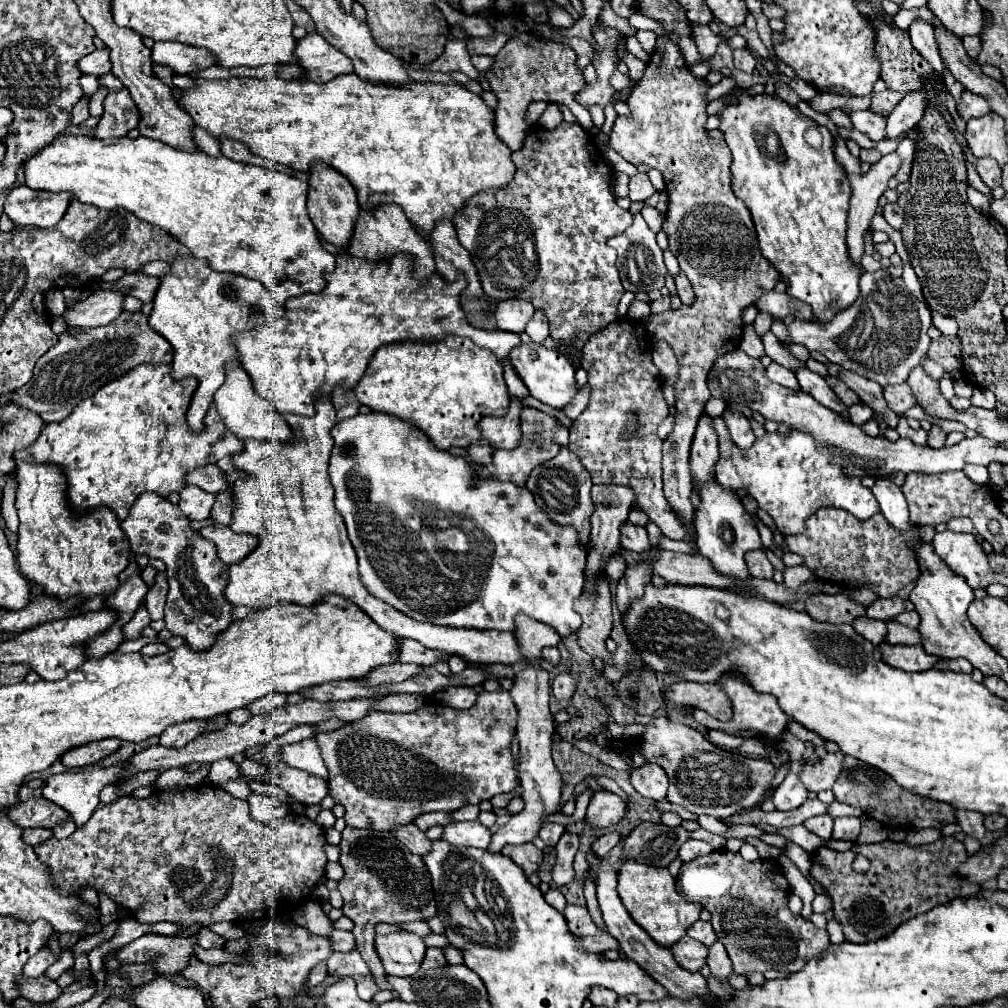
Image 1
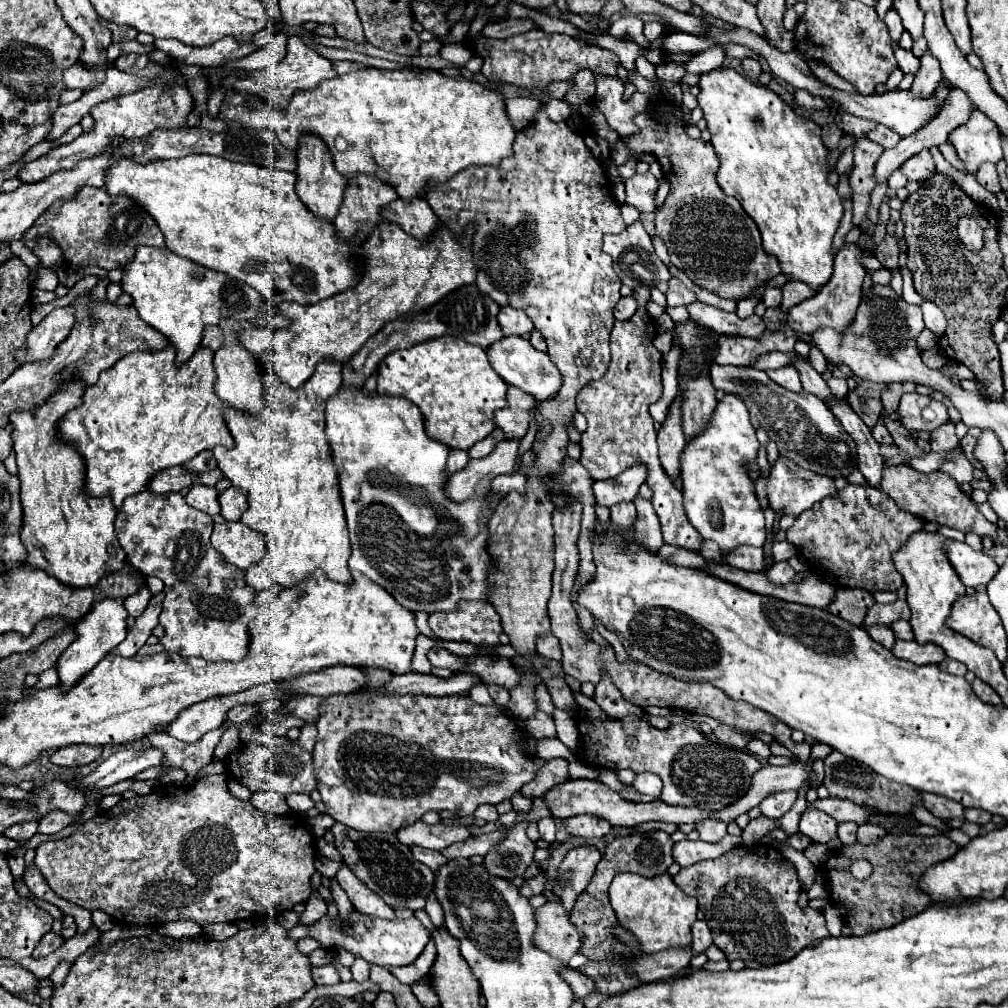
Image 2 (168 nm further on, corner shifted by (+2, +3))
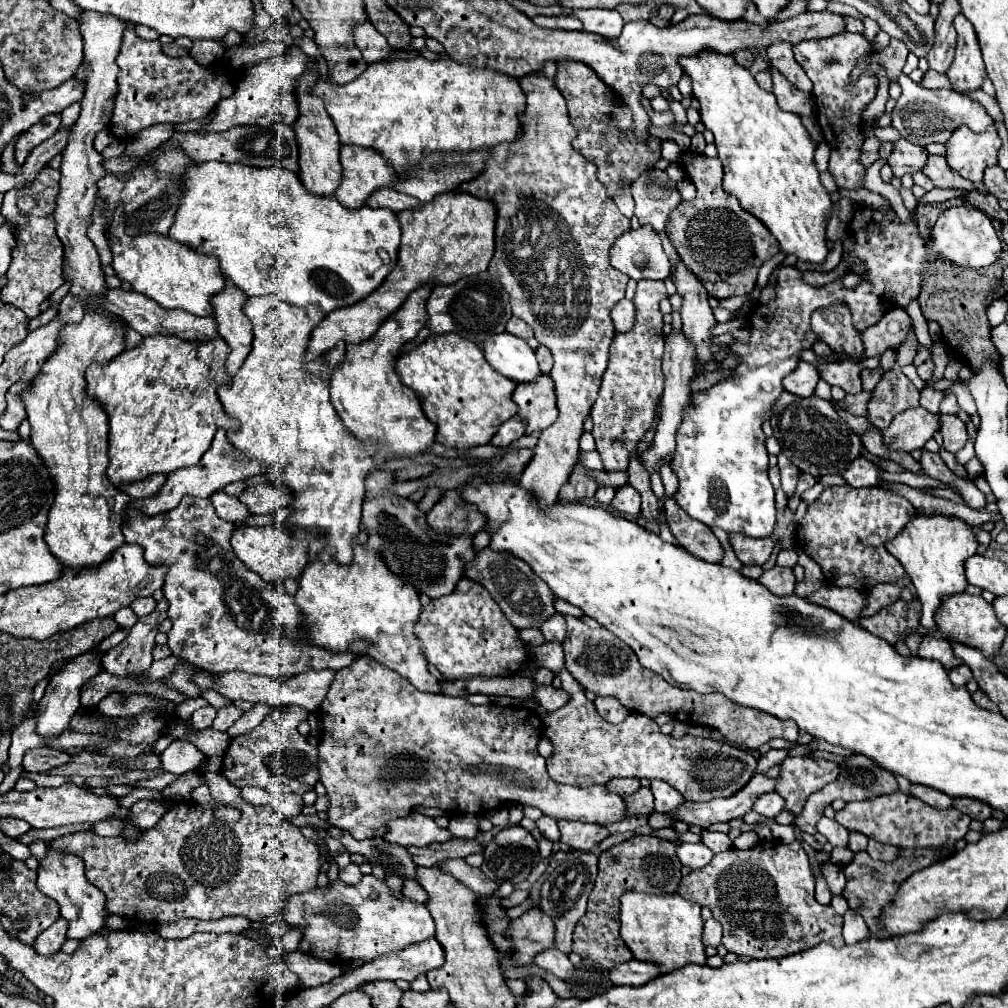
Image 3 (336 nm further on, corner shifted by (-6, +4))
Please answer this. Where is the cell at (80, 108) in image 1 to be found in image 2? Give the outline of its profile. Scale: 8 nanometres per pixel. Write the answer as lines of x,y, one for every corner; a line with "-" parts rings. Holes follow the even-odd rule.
43,141
33,146
22,158
25,163
32,162
42,155
46,155
48,151
54,148
54,141

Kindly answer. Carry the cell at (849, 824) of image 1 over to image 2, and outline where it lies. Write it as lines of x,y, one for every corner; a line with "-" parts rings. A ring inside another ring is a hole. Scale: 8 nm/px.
840,823
838,825
838,839
842,841
842,845
856,843
856,831
858,831
856,823

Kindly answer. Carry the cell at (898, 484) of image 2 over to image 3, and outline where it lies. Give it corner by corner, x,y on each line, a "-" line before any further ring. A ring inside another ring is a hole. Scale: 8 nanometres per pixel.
864,456
856,458
850,464
848,472
842,472
846,482
850,486
856,486
856,488
860,488
860,486
878,486
882,482
882,474
884,474
884,470
878,468
874,462
870,462

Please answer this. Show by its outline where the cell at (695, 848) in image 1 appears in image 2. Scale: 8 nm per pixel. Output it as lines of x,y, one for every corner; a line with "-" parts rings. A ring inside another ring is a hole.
726,835
720,843
684,839
684,841
674,845
672,853
674,853
674,861
680,867
686,867
686,865
694,865
694,863
700,863
700,861
706,861
706,859
716,859
722,853
738,847
740,843
742,843
742,839
734,837
734,835

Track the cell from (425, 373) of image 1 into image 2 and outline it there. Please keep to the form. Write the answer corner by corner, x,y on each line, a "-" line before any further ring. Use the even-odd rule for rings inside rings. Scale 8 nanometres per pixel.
438,337
424,343
418,343
410,349
398,349
384,357
378,367
378,393
382,395
398,395
412,401
426,419
426,433
428,437
442,441
450,449
464,449
468,451
474,443
482,441
490,435
496,427
494,411
506,405
506,389
508,385
500,375
490,367
486,351
478,345
470,345
456,337

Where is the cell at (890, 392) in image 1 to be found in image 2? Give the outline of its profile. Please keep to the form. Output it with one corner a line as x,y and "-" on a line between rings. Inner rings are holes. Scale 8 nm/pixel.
862,381
846,397
848,405
852,405
852,409
860,415
869,428
874,427
878,417
880,417
880,411
882,411
880,393
882,393
882,389
884,389
884,385
876,385
872,381

